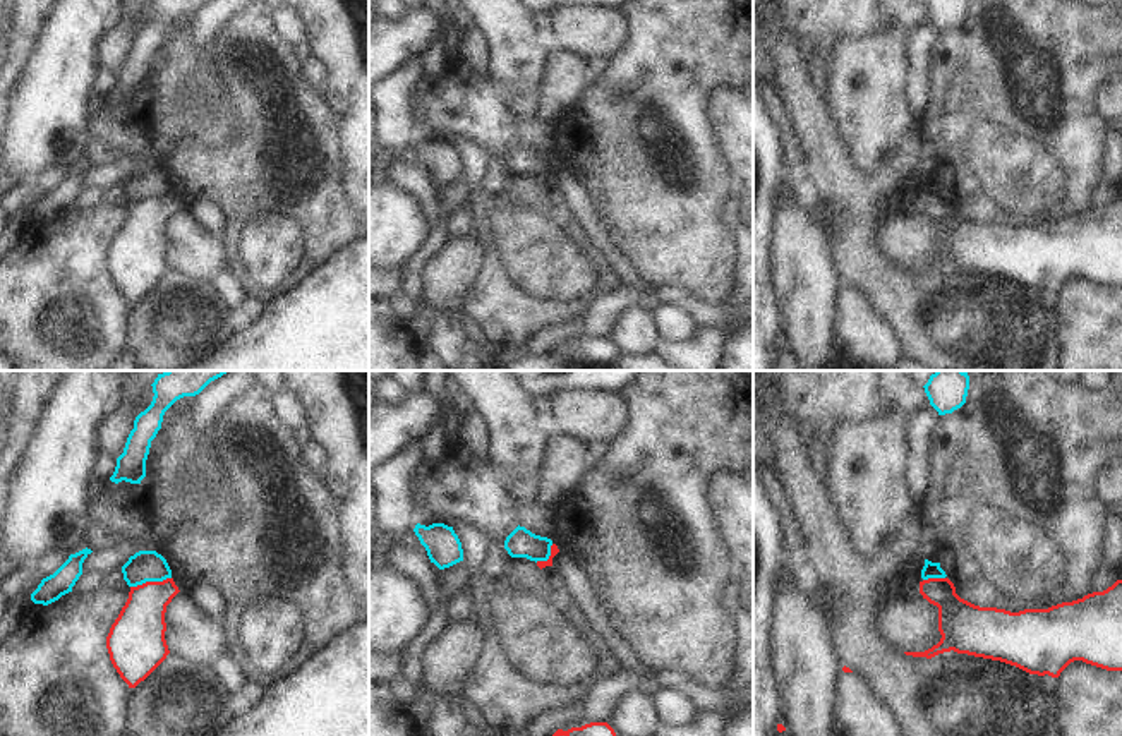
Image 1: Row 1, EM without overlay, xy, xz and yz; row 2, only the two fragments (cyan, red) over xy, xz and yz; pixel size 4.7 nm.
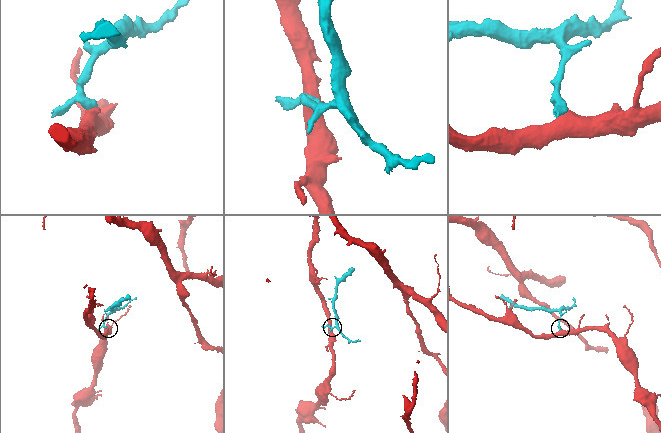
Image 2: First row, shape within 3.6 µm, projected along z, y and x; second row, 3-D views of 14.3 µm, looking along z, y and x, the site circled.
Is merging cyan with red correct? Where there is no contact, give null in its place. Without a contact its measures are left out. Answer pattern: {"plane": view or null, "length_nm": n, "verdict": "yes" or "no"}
{"plane": "xy", "length_nm": 200, "verdict": "no"}

